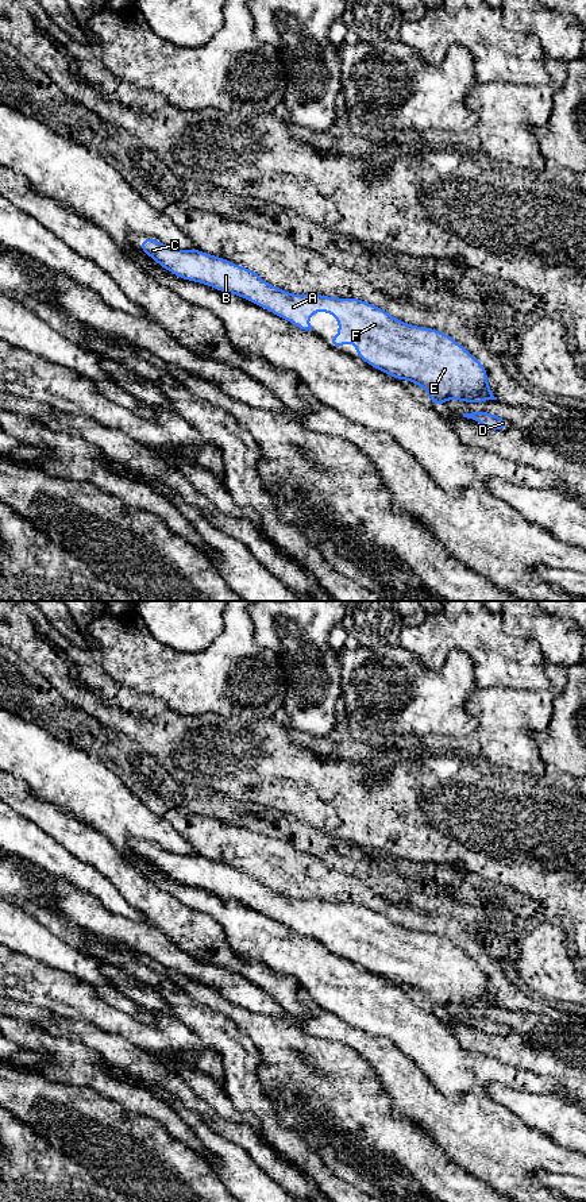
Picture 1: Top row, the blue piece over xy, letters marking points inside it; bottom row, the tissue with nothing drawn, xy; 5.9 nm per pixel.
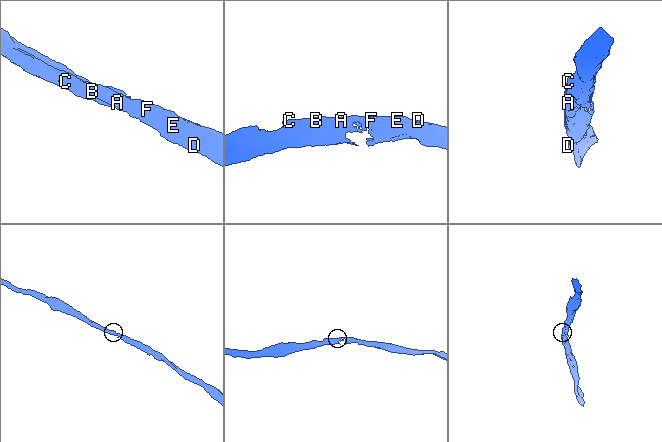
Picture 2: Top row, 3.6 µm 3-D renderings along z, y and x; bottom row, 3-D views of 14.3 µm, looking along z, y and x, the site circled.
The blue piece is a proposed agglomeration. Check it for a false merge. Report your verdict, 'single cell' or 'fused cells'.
single cell

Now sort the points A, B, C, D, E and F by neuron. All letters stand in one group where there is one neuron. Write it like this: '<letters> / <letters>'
A B C D E F

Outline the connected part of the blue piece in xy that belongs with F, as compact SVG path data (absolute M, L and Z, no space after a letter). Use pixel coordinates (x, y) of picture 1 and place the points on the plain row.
M144 841L138 854L178 883L238 899L300 935L315 936L309 920L329 917L339 926L339 939L327 944L329 951L338 953L354 947L358 963L398 986L409 985L425 994L432 1012L451 1003L497 1005L487 990L485 971L444 937L406 929L355 902L288 898L266 889L251 874L197 854L178 855L150 841Z

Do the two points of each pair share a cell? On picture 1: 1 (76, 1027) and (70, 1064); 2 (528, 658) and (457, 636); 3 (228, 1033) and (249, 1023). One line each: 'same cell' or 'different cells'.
1: different cells
2: same cell
3: different cells

